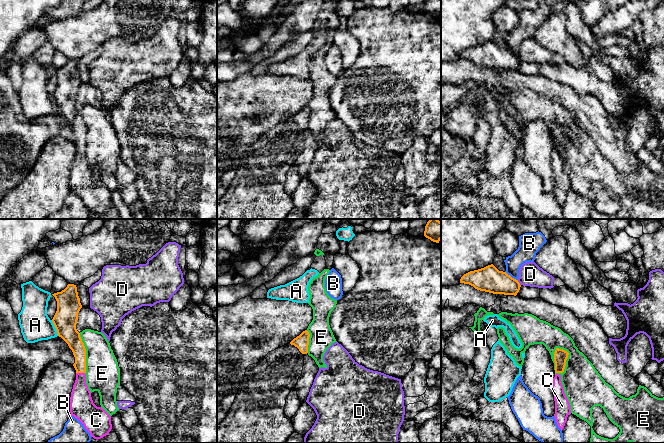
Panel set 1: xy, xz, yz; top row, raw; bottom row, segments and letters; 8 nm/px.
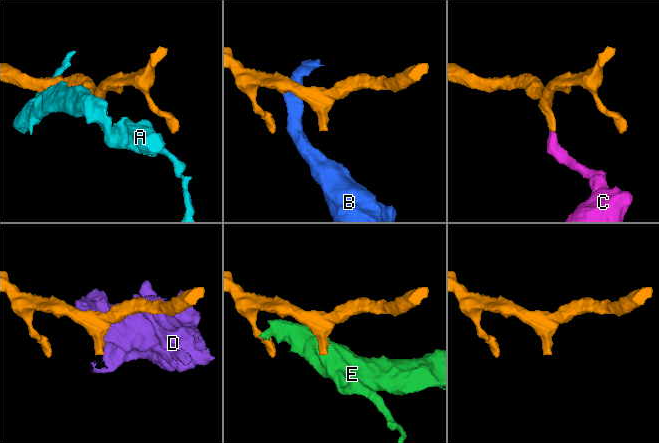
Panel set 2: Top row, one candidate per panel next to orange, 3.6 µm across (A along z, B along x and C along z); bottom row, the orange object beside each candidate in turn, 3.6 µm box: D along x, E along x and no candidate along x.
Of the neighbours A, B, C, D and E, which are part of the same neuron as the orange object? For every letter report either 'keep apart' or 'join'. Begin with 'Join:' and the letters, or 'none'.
Join: C
A: keep apart
B: keep apart
C: join
D: keep apart
E: keep apart

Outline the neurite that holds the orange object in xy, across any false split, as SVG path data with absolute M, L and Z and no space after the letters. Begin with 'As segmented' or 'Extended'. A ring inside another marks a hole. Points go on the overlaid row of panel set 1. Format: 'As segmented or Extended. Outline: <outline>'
Extended. Outline: M68 284L61 292L52 294L57 301L57 311L52 322L61 337L72 350L76 380L70 397L71 416L77 418L94 439L101 439L112 429L111 416L92 400L86 384L86 349L76 329L78 313L82 308L77 287Z

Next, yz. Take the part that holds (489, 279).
As segmented. Outline: M493 264L464 274L460 283L469 284L480 291L514 296L521 287L518 280L506 272L499 271Z

